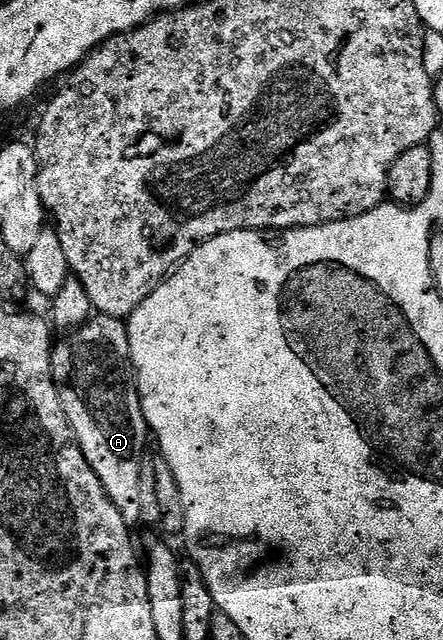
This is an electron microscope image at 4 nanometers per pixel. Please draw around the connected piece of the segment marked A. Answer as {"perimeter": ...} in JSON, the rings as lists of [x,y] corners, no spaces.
{"perimeter":[[[99,314],[90,318],[84,326],[78,326],[74,332],[66,335],[67,342],[56,341],[51,351],[51,371],[55,381],[64,391],[71,390],[75,398],[83,398],[83,402],[64,401],[65,416],[75,434],[85,460],[89,460],[89,468],[97,472],[109,500],[117,504],[121,516],[128,524],[138,523],[143,516],[141,508],[141,468],[143,455],[148,453],[147,438],[149,427],[143,415],[143,405],[139,399],[139,384],[135,376],[135,365],[131,359],[129,348],[129,332],[126,321],[122,318],[111,318],[107,314]]]}

